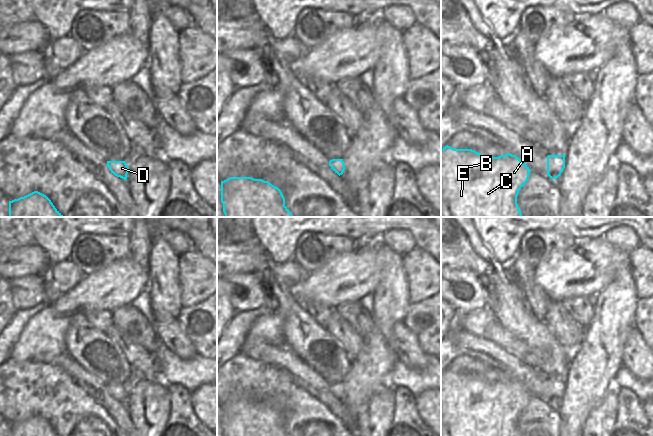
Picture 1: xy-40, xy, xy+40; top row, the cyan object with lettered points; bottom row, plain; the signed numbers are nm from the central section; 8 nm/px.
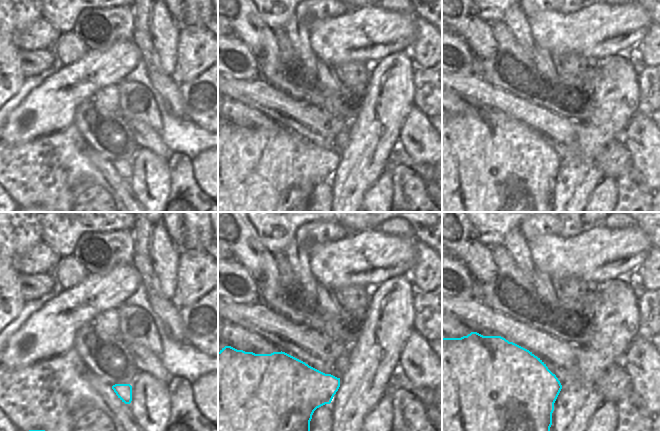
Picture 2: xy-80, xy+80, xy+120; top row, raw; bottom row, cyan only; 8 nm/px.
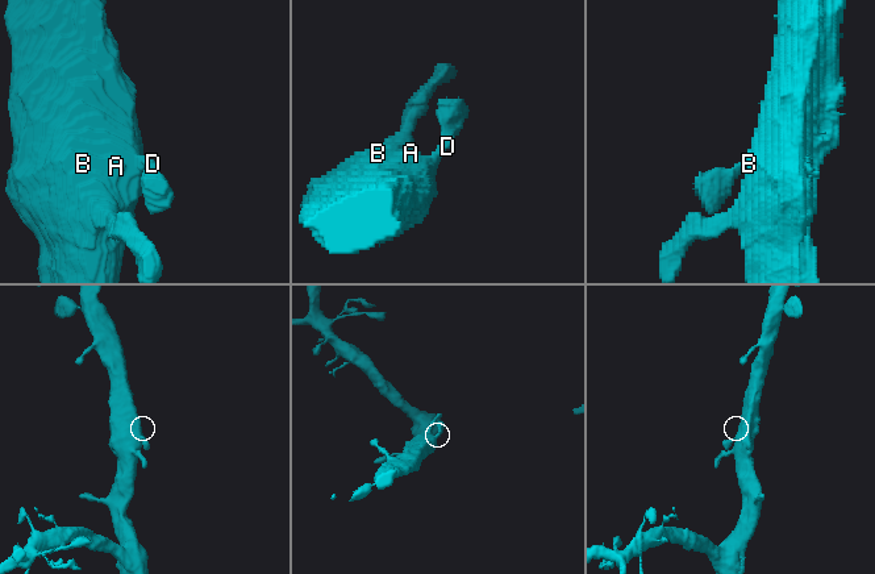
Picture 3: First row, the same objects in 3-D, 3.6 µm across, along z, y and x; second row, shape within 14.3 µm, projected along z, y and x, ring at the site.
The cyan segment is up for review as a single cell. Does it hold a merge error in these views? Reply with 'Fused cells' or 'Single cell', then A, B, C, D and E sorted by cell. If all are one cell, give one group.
Single cell. Groups: A B C D E.

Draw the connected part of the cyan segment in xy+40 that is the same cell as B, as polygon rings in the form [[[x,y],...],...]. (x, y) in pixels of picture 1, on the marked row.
[[[446,145],[441,149],[441,217],[523,217],[517,196],[530,172],[519,157],[510,153],[488,157],[472,149],[454,149]]]

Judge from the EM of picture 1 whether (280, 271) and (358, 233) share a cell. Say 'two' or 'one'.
two

